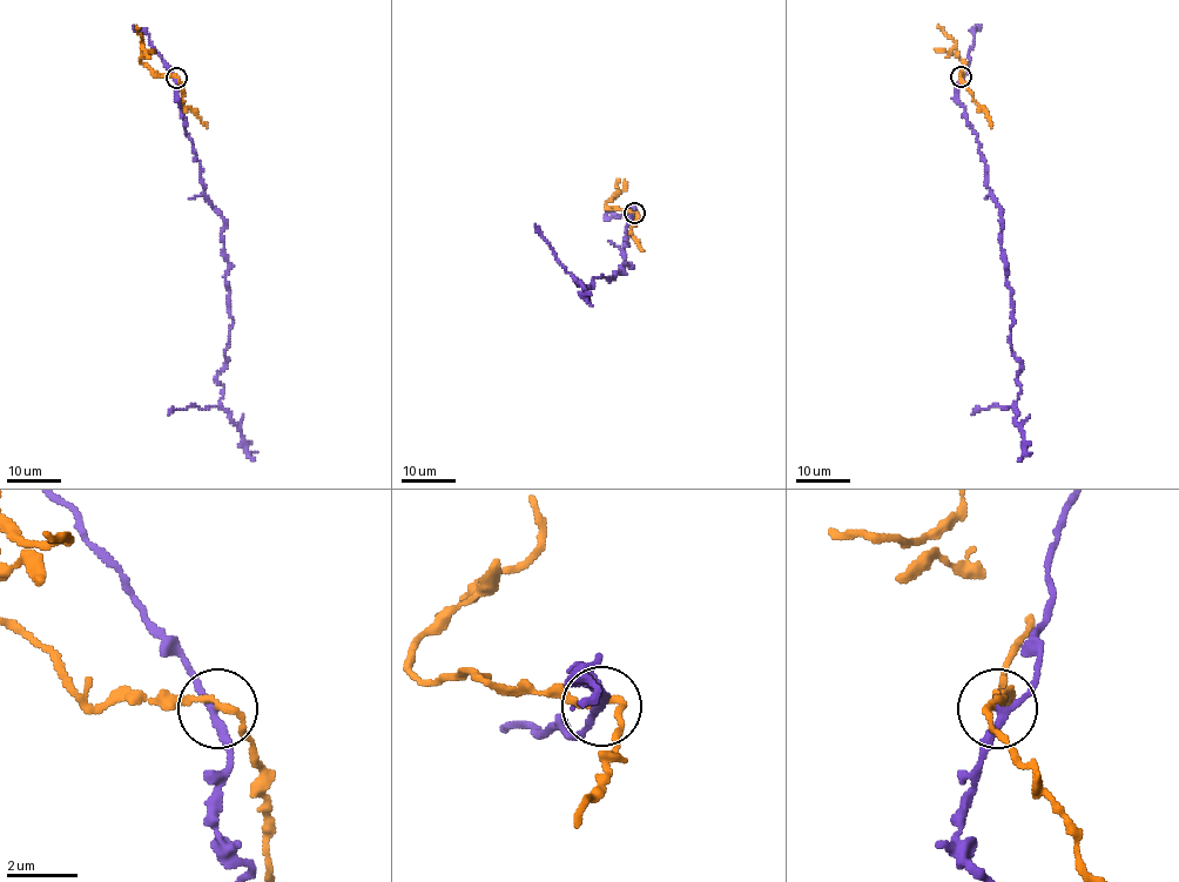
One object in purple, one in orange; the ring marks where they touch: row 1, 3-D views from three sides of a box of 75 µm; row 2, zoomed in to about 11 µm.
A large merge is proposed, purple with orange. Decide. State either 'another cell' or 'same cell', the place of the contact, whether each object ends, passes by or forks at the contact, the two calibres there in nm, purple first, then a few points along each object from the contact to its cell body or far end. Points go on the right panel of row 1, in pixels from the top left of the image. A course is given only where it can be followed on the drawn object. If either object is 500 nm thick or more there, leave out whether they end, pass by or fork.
another cell; place (961, 76); purple passes by; orange passes by; calibres 200 and 160 nm; course purple (962, 76), (956, 99), (977, 135), (987, 186), (1001, 210), (1011, 350), (1021, 369), (1018, 462); course orange (959, 76), (965, 65), (954, 40), (938, 25)

